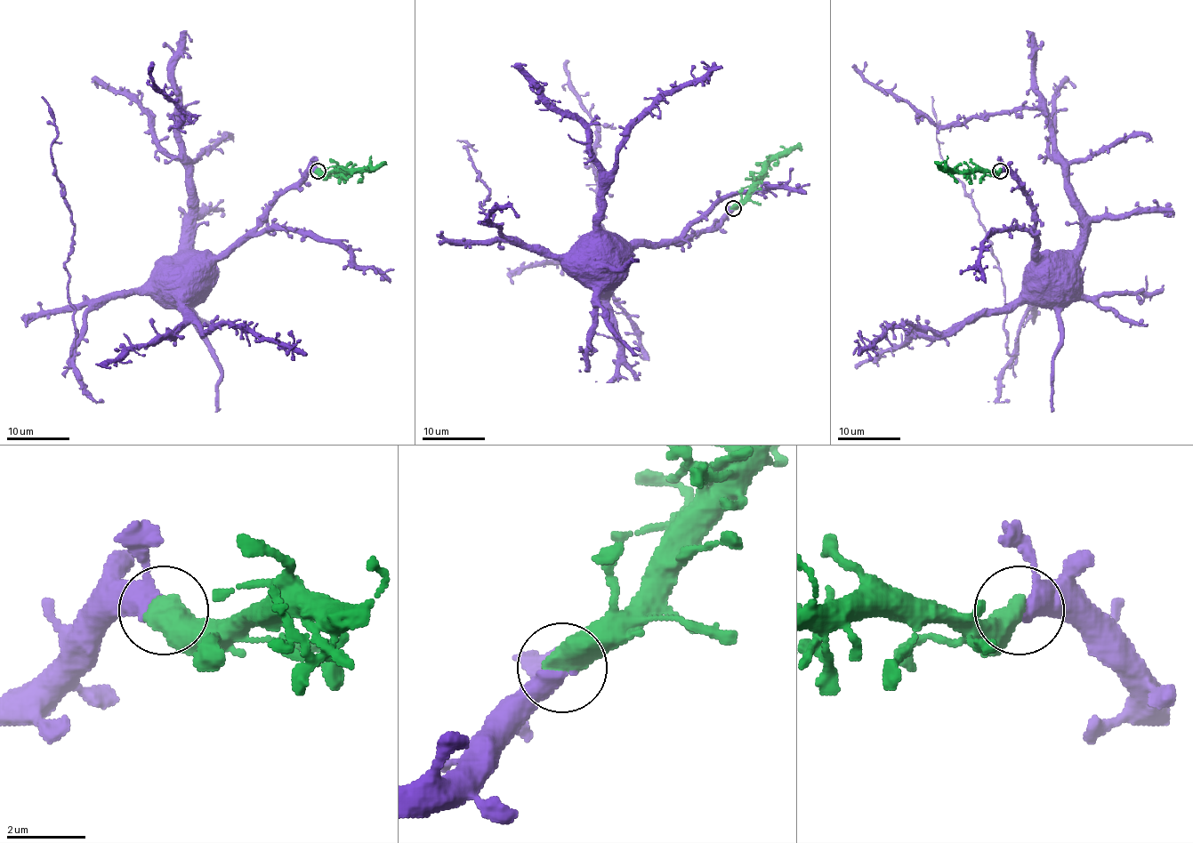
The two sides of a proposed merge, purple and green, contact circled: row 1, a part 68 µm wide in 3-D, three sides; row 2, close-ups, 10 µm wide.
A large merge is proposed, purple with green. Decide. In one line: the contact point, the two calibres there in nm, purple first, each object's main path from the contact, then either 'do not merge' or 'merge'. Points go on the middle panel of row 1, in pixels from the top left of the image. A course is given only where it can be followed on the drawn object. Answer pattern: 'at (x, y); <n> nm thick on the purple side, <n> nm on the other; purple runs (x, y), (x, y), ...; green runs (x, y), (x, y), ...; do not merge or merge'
at (733, 208); 360 nm thick on the purple side, 650 nm on the other; purple runs (733, 209), (713, 226), (692, 237), (676, 242), (612, 244), (603, 248), (603, 254); green runs (733, 209), (744, 199), (754, 179), (772, 160), (797, 148), (802, 151); merge

